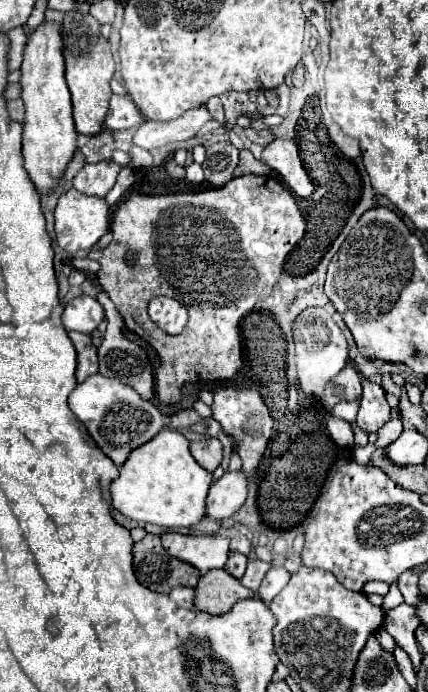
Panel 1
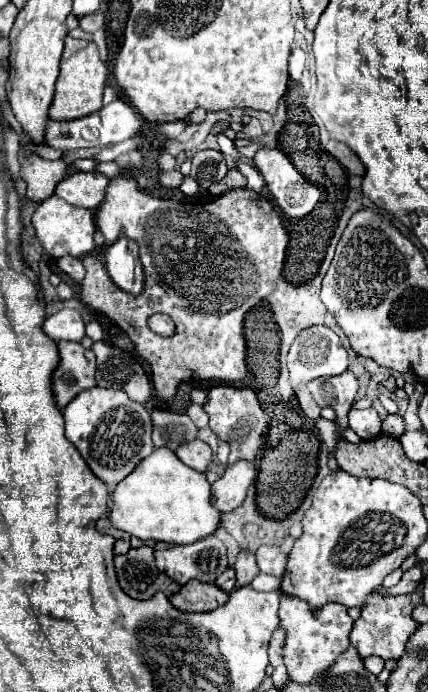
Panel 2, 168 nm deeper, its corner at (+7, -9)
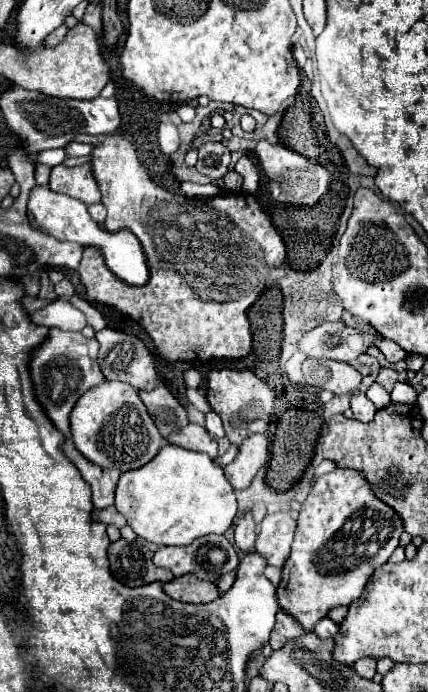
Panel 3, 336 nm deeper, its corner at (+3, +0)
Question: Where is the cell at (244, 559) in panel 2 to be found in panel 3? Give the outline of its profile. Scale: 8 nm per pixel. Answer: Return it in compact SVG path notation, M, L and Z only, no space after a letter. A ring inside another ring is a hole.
M245 513L243 517L239 517L237 525L235 525L235 543L239 547L239 551L245 553L253 553L255 551L255 523L251 519L251 513Z

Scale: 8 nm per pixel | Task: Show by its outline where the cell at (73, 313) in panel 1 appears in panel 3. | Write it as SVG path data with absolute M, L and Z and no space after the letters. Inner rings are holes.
M57 299L45 305L43 309L31 313L31 321L37 325L59 327L65 331L81 331L87 325L85 315L79 309L75 309L69 301L63 301L63 299Z

